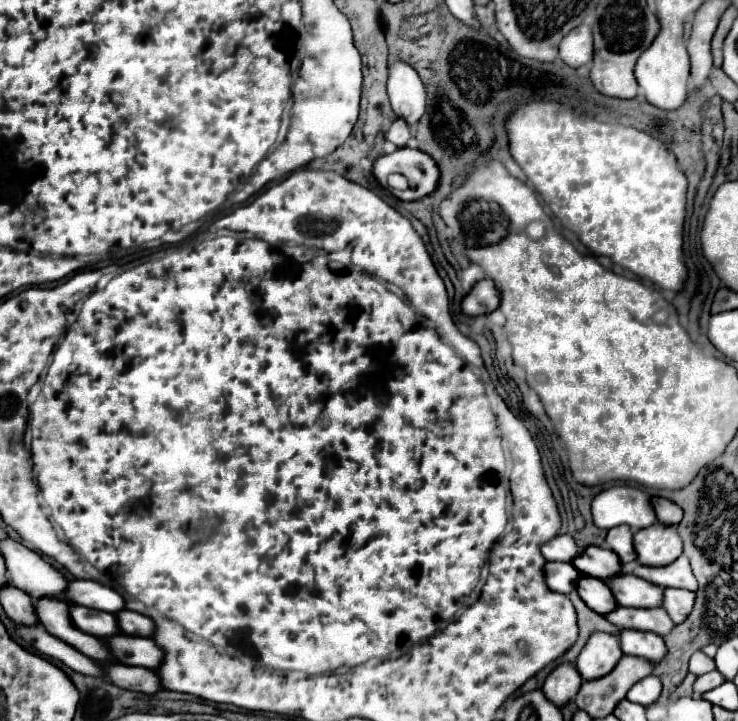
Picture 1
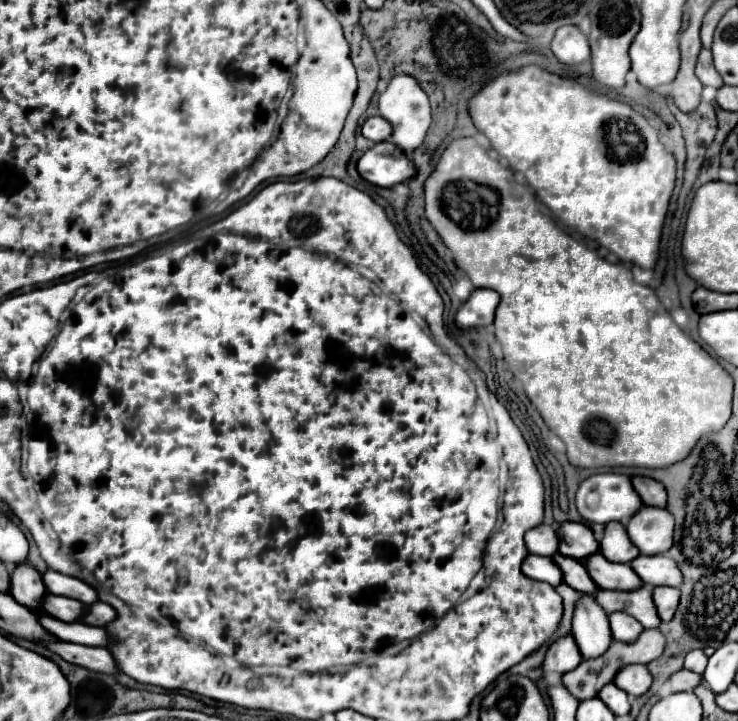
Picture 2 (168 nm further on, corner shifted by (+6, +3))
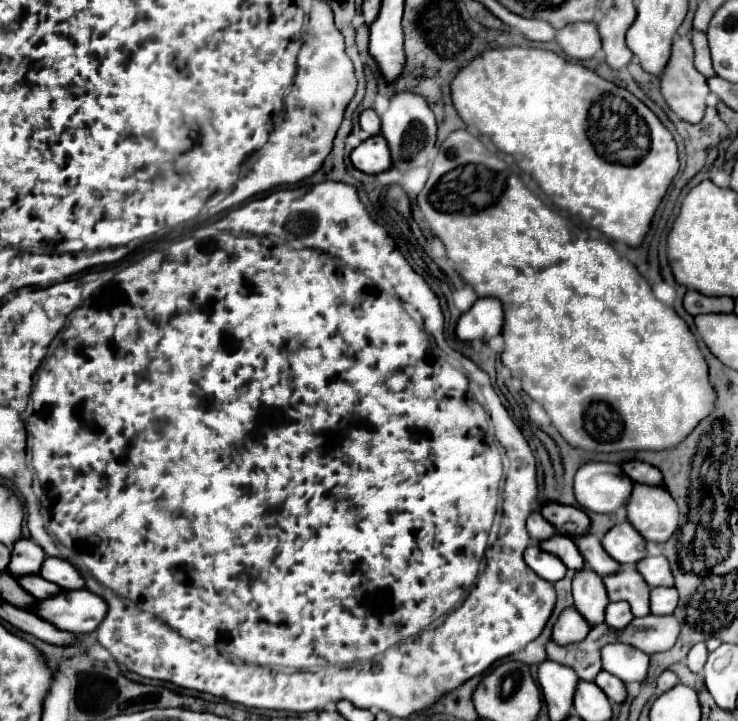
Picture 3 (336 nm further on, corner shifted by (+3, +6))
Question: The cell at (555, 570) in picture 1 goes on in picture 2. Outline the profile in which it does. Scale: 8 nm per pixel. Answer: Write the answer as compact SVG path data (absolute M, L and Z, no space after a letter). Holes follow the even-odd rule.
M528 555L522 563L522 573L530 579L536 581L546 581L552 587L562 583L562 571L554 565L550 557L538 557L538 555Z

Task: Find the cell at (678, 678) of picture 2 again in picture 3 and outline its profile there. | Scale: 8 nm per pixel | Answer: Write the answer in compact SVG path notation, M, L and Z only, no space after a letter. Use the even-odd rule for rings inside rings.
M665 670L661 676L659 676L659 694L663 694L665 690L671 690L675 684L679 684L679 678L677 674L673 674L671 670Z

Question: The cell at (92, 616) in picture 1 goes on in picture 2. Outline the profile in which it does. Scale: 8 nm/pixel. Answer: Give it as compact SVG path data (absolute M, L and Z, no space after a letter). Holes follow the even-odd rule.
M52 593L44 595L42 609L46 613L50 613L52 617L58 617L58 619L68 621L68 623L74 623L74 621L78 621L84 615L84 605L82 603L78 603L78 601L70 599L70 597L52 595Z

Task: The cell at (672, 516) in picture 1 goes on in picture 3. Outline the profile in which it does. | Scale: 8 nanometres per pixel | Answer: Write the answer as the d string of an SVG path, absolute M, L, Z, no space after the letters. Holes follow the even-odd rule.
M627 462L627 464L623 464L623 470L633 482L641 482L641 484L647 484L647 486L661 486L663 484L661 472L651 464Z

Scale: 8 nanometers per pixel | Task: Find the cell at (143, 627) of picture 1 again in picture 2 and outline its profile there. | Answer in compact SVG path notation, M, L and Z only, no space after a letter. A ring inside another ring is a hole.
M96 601L94 605L86 607L86 613L82 617L82 623L86 625L96 625L96 627L106 627L110 621L114 621L116 611L102 601Z

